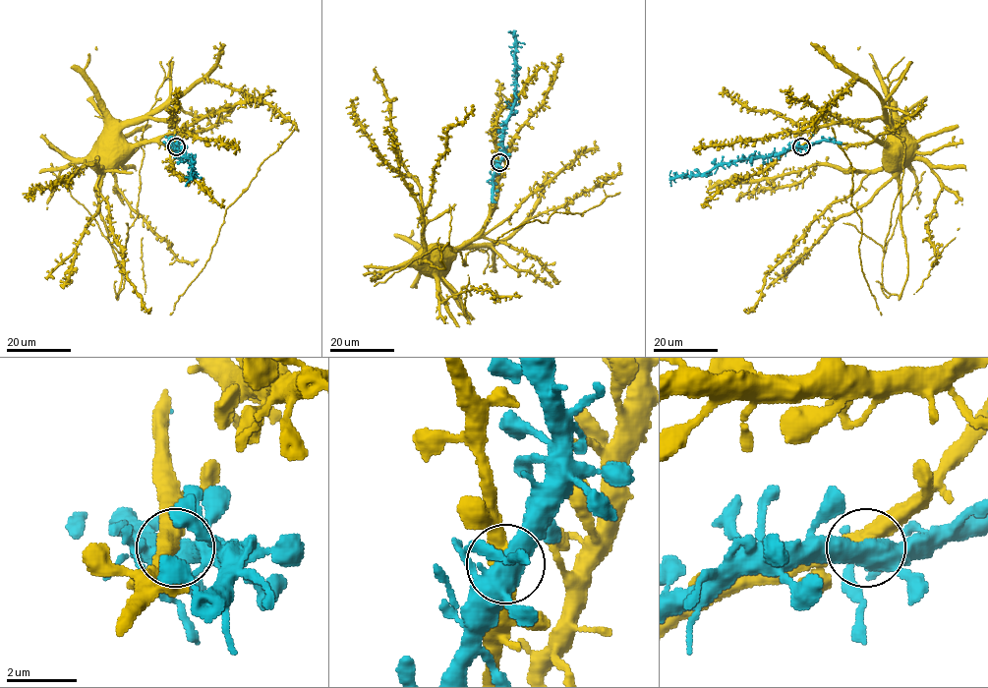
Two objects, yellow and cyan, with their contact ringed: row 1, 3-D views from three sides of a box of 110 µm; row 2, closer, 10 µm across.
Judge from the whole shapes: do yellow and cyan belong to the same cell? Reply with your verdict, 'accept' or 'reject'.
accept

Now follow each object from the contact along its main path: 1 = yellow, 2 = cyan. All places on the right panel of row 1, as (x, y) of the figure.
1: (801, 146), (820, 128), (880, 118), (890, 127), (889, 151), (897, 159)
2: (801, 146), (716, 165), (690, 176), (670, 178), (670, 170)

